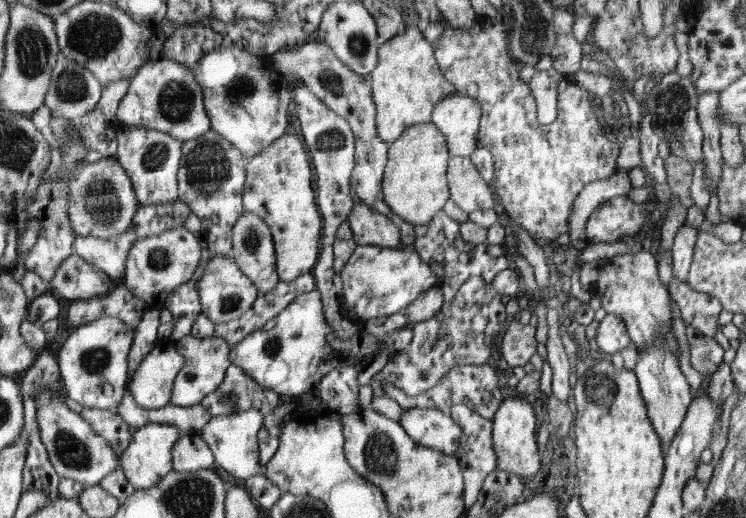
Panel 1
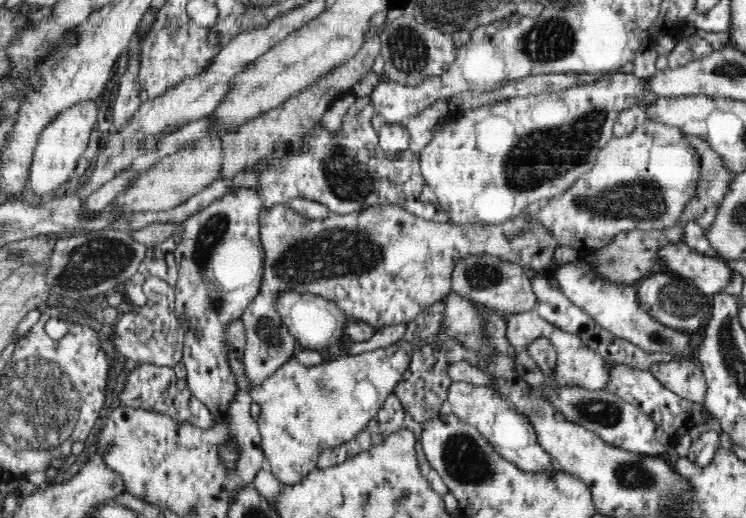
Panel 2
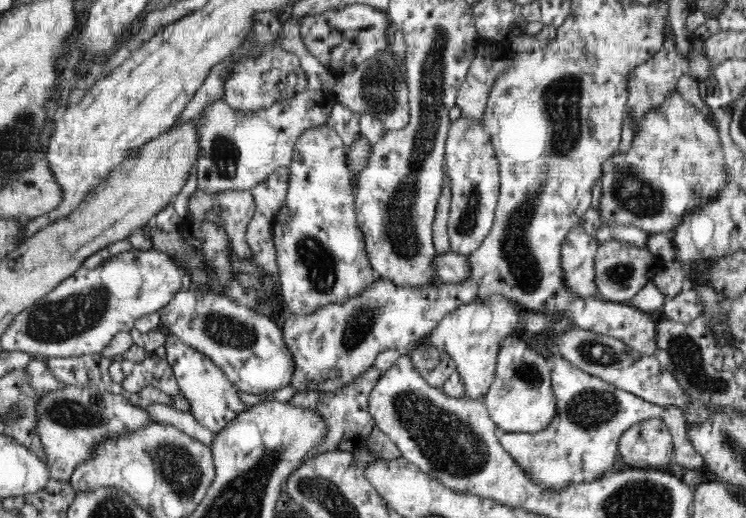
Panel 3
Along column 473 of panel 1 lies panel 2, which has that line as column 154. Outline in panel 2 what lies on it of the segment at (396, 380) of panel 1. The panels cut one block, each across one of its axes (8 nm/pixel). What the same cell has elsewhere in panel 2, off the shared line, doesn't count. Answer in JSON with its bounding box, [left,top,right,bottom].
[113,276,184,368]

